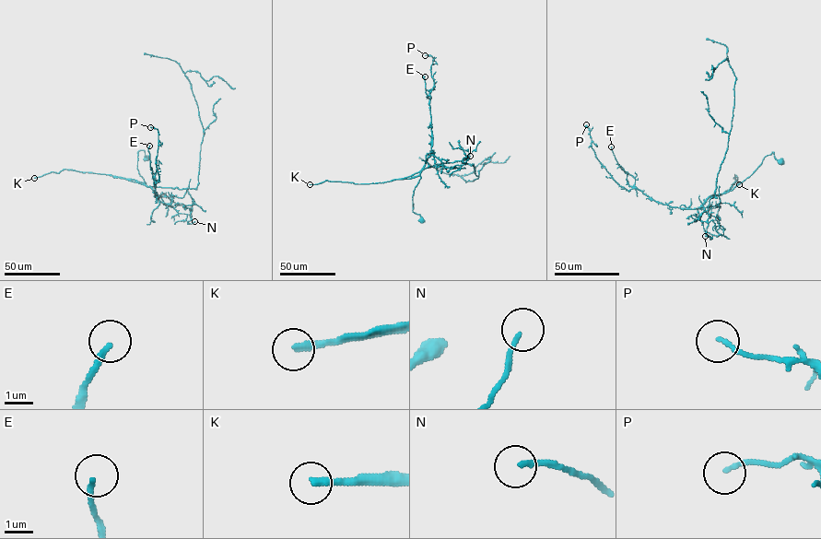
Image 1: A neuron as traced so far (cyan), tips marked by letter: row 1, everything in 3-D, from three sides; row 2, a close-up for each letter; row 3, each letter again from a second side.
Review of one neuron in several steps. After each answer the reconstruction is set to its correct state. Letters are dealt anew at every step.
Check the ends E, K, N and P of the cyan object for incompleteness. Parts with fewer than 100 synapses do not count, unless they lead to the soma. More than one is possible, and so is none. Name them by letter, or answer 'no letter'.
K

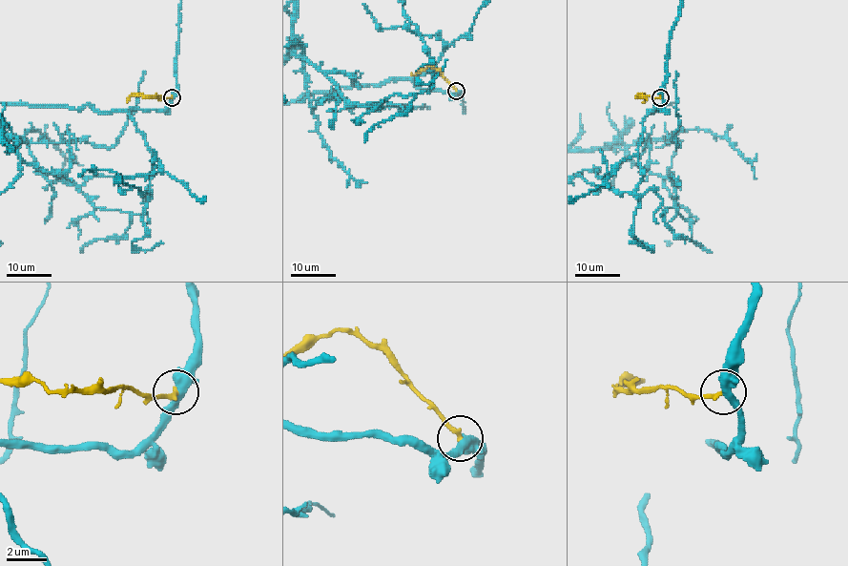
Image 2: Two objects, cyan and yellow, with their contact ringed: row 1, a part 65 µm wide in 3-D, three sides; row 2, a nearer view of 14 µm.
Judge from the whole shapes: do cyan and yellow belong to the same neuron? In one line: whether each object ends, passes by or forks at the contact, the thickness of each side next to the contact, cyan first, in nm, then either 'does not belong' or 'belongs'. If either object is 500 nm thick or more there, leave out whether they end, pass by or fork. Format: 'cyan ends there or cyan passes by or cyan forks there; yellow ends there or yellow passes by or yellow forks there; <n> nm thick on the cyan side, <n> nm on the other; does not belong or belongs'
cyan forks there; yellow ends there; 400 nm thick on the cyan side, 240 nm on the other; does not belong

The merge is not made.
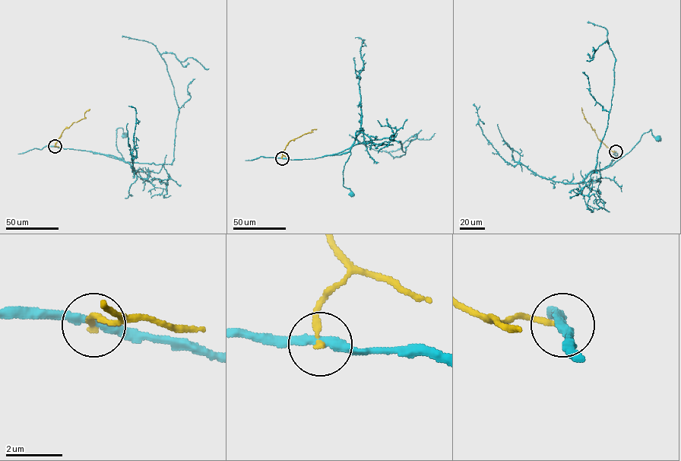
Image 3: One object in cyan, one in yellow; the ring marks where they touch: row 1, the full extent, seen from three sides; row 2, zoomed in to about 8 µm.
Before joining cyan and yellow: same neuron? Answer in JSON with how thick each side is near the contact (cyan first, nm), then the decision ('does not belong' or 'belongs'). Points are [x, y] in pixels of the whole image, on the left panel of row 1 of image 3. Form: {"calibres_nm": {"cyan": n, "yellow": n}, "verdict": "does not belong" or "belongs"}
{"calibres_nm": {"cyan": 300, "yellow": 200}, "verdict": "does not belong"}

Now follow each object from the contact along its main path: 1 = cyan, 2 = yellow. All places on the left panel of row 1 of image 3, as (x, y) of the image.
1: (55, 147), (96, 152), (123, 159), (116, 144), (116, 129), (122, 128), (125, 135)
2: (55, 147), (63, 131), (74, 122), (83, 119), (85, 112), (90, 109)

